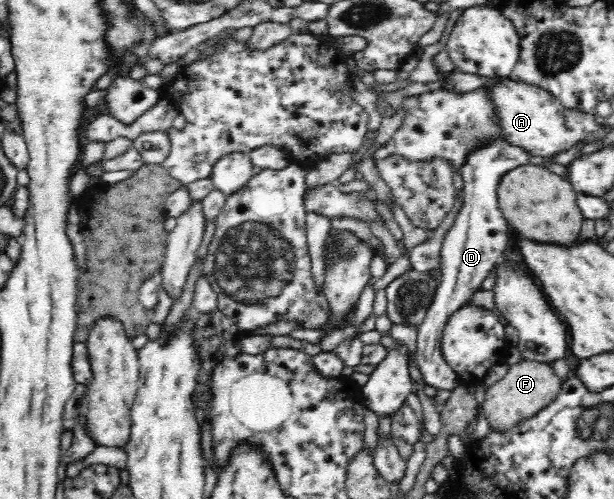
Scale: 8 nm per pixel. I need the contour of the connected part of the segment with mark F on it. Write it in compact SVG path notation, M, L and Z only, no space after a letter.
M522 359L517 364L509 365L508 371L501 380L485 388L482 410L488 424L495 430L507 430L509 426L535 416L535 413L555 400L563 381L564 379L559 377L547 363Z

